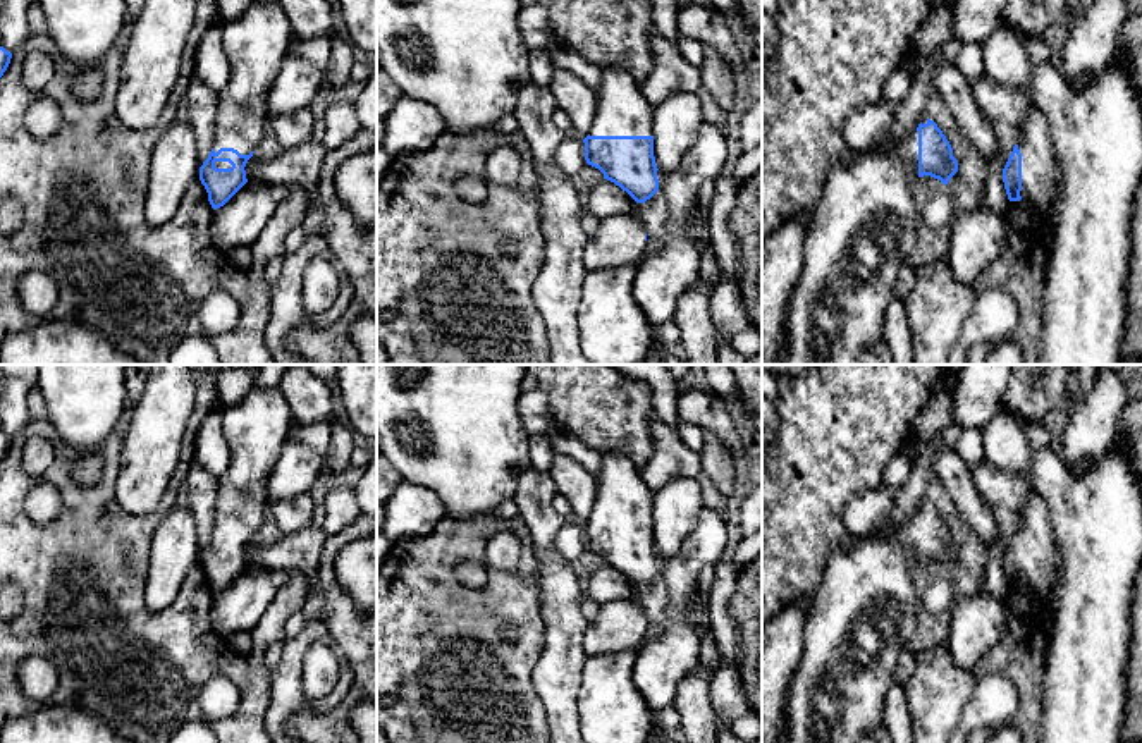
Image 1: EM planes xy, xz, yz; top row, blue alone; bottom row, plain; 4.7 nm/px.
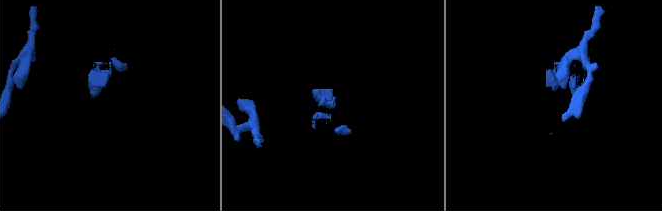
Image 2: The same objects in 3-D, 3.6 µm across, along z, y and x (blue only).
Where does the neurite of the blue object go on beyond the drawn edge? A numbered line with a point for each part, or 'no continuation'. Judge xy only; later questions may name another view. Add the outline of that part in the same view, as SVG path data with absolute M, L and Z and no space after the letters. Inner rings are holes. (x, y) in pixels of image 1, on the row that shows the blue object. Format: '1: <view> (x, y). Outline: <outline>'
1: xy (255, 45). Outline: M253 2L239 19L222 21L220 34L230 76L227 84L218 91L215 139L212 148L215 153L220 148L234 148L241 155L249 155L265 134L270 89L289 53L292 28L279 2Z

